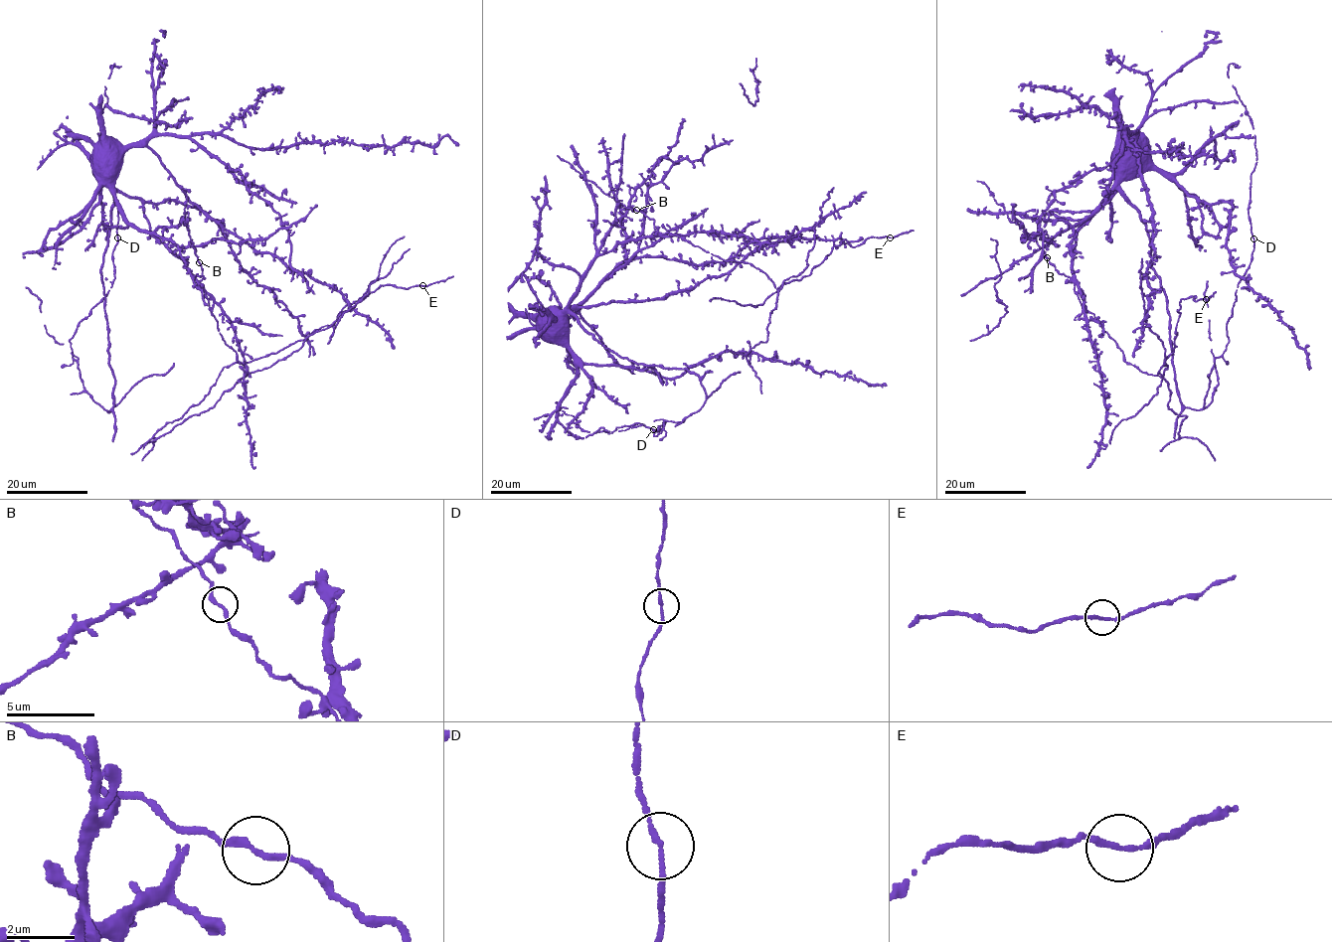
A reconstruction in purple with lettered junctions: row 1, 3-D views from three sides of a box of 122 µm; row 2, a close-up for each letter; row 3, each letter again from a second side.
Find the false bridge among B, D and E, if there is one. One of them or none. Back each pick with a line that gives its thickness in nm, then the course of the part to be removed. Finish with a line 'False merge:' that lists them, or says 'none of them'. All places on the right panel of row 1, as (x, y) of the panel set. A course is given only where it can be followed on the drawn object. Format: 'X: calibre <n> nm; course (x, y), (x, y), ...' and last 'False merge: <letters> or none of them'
False merge: none of them

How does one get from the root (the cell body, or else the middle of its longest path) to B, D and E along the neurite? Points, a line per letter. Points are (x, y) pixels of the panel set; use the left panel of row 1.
B: (118, 154), (114, 190), (127, 222), (165, 244), (200, 282), (204, 278), (199, 262)
D: (118, 154), (111, 224), (100, 270), (114, 379), (109, 412), (83, 386), (70, 340), (111, 286), (117, 237)
E: (118, 154), (146, 146), (225, 229), (341, 293), (350, 307), (278, 360), (381, 285), (422, 285)

